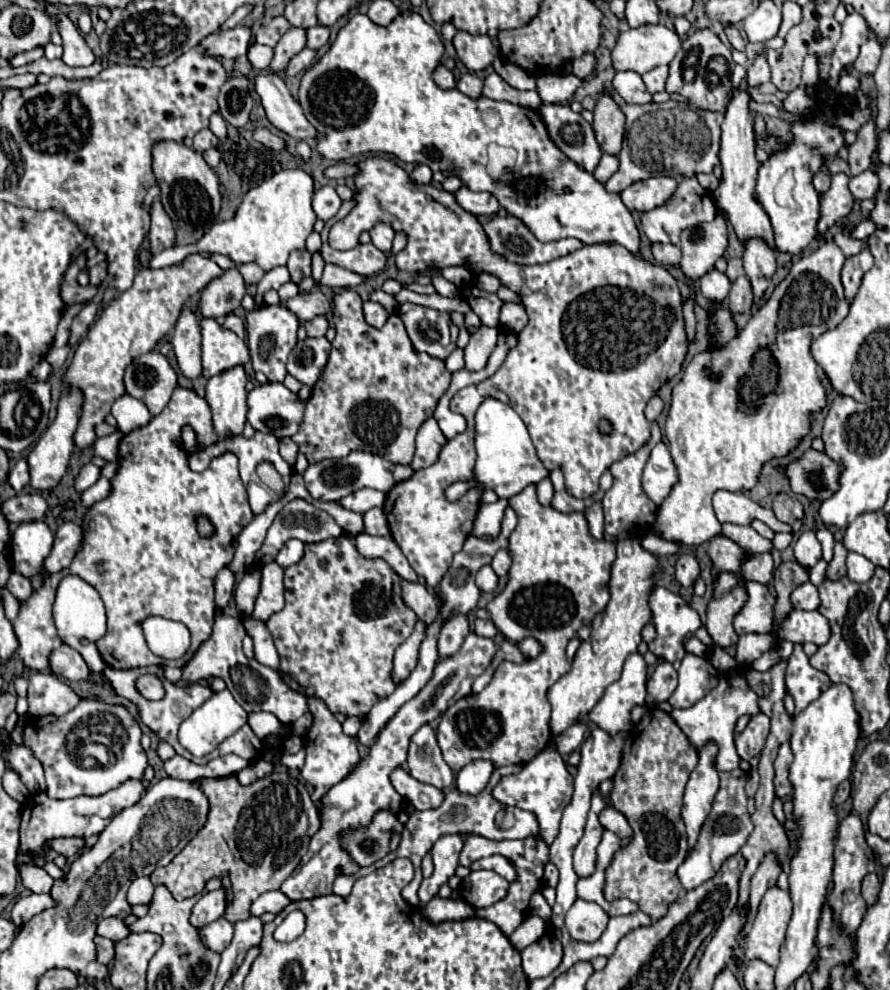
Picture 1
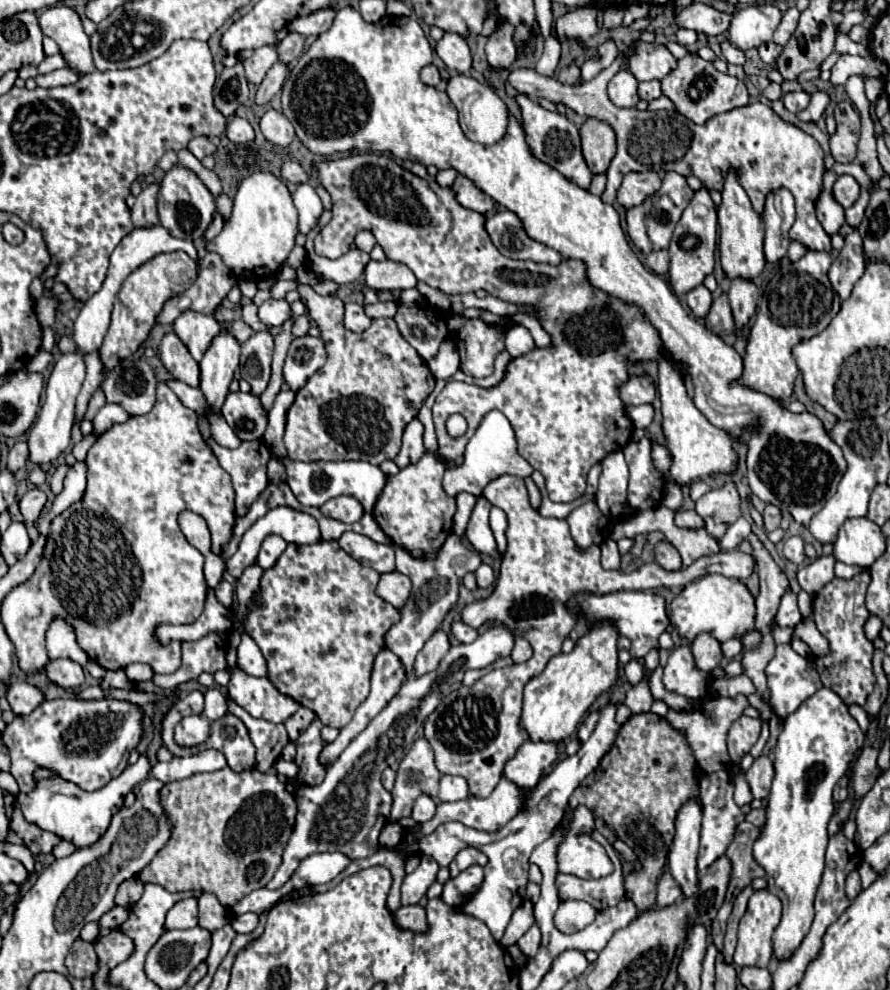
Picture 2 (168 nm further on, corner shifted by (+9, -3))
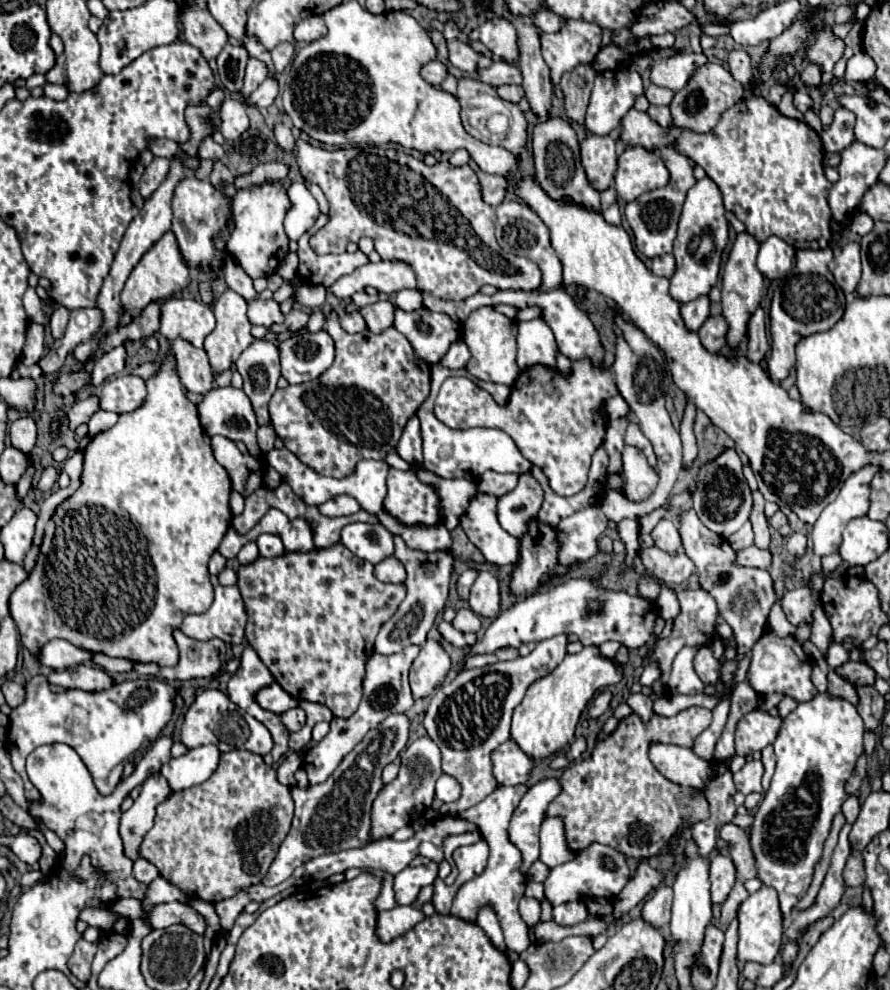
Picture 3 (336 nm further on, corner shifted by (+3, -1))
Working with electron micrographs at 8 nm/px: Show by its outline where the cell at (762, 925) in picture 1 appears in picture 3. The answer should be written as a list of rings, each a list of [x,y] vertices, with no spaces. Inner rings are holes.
[[[761,887],[759,891],[751,893],[739,907],[737,911],[737,921],[739,921],[739,937],[741,941],[737,941],[737,959],[745,961],[755,961],[755,963],[773,963],[775,957],[781,951],[781,937],[783,937],[783,917],[781,917],[781,909],[779,909],[779,899],[777,899],[777,891],[773,887]]]

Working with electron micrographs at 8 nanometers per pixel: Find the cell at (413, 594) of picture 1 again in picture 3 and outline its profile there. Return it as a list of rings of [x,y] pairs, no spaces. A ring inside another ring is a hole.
[[[395,555],[385,557],[375,565],[375,577],[383,583],[403,583],[405,581],[403,563]]]

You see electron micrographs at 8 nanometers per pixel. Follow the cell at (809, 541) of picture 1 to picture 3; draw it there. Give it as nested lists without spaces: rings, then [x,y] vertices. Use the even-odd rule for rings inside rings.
[[[791,533],[787,537],[787,551],[793,557],[803,557],[805,549],[807,549],[807,537],[803,533]]]

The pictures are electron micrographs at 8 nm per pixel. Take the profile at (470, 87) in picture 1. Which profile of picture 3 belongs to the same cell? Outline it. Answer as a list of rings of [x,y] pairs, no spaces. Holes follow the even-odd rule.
[[[473,77],[459,79],[457,99],[461,103],[461,119],[467,133],[471,133],[475,139],[487,145],[501,145],[519,159],[519,155],[525,151],[525,145],[527,145],[527,119],[517,105],[503,101],[497,95],[495,87],[481,83],[479,79],[473,79]]]

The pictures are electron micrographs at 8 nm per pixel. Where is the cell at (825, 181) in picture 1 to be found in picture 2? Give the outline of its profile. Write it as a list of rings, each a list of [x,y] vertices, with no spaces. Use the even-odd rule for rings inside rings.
[[[619,55],[611,67],[603,69],[595,79],[587,81],[587,83],[577,83],[577,85],[563,85],[559,83],[557,79],[553,77],[545,77],[545,75],[539,75],[535,69],[511,69],[509,73],[509,83],[523,95],[531,97],[531,99],[539,99],[539,97],[545,97],[553,103],[563,103],[565,107],[577,111],[579,115],[583,117],[597,117],[597,119],[605,119],[615,135],[617,135],[617,155],[613,157],[609,169],[607,169],[607,187],[601,195],[601,199],[605,203],[613,203],[615,201],[615,193],[621,185],[621,179],[623,175],[635,171],[635,173],[641,173],[641,171],[655,171],[659,173],[659,177],[663,177],[665,173],[669,171],[675,171],[683,177],[689,177],[689,175],[695,175],[703,181],[703,185],[707,189],[717,189],[721,191],[721,183],[725,179],[725,171],[729,167],[737,167],[737,173],[741,175],[741,185],[745,187],[753,207],[757,213],[763,213],[763,203],[765,203],[765,195],[773,189],[789,189],[795,197],[795,207],[797,207],[797,221],[795,225],[791,227],[791,239],[795,241],[801,241],[805,247],[809,249],[817,249],[817,251],[829,251],[833,253],[833,247],[831,247],[831,237],[825,233],[825,229],[821,227],[821,223],[817,221],[815,217],[815,201],[817,197],[821,195],[821,177],[823,177],[823,171],[825,171],[825,165],[823,165],[823,149],[821,145],[807,133],[803,133],[801,129],[797,129],[795,125],[789,125],[785,123],[783,119],[779,119],[771,107],[763,105],[763,103],[749,103],[745,107],[737,107],[729,113],[721,113],[721,115],[715,115],[713,119],[709,119],[707,123],[703,125],[695,125],[691,123],[689,119],[685,119],[681,113],[677,111],[639,111],[639,109],[621,109],[617,105],[613,105],[613,101],[607,97],[607,79],[609,75],[615,75],[619,71],[623,63],[623,57]]]

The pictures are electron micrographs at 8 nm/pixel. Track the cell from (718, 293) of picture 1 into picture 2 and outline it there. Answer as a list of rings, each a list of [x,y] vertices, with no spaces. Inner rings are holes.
[[[699,285],[699,287],[695,287],[693,291],[687,293],[687,305],[697,317],[705,317],[709,313],[711,301],[713,301],[711,291],[705,285]]]

